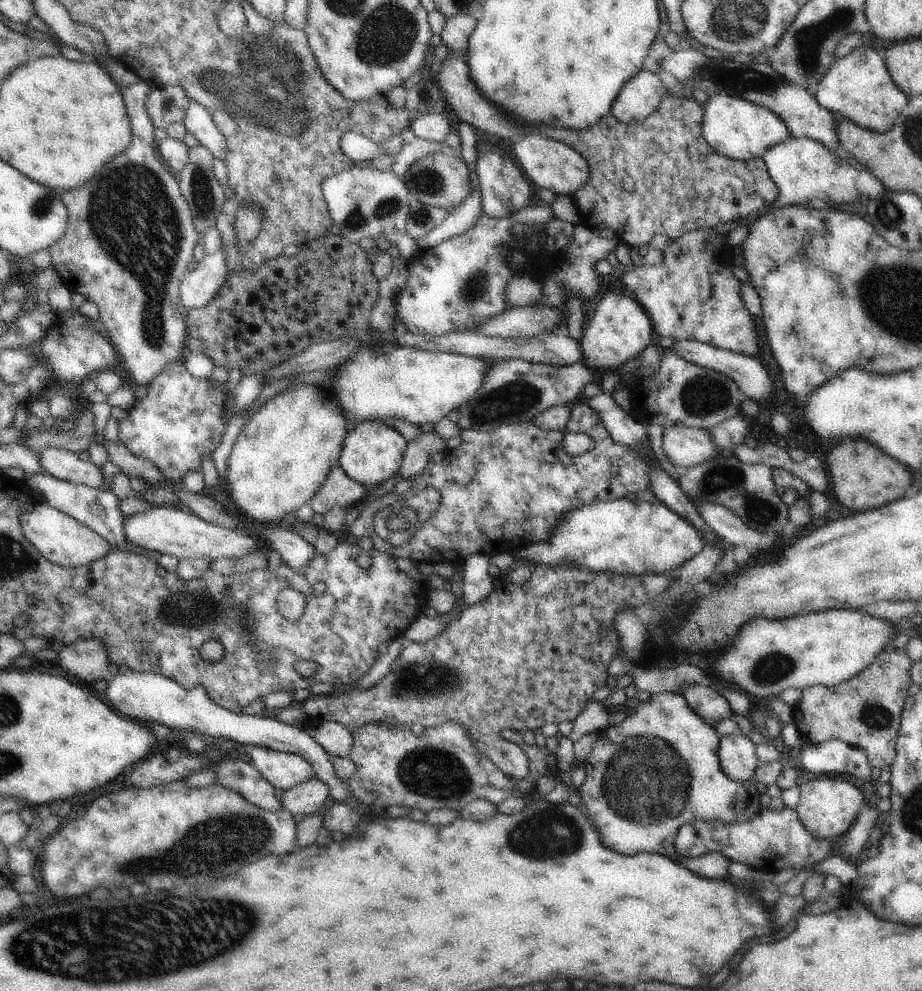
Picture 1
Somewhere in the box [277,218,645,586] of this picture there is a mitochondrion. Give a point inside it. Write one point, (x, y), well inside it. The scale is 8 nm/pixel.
(523, 394)

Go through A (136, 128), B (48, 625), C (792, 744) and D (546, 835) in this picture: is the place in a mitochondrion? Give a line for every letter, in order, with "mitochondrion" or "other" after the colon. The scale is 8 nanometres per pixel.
A: other
B: other
C: other
D: mitochondrion

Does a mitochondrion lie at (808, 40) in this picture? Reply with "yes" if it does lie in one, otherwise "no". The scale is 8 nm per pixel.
yes

